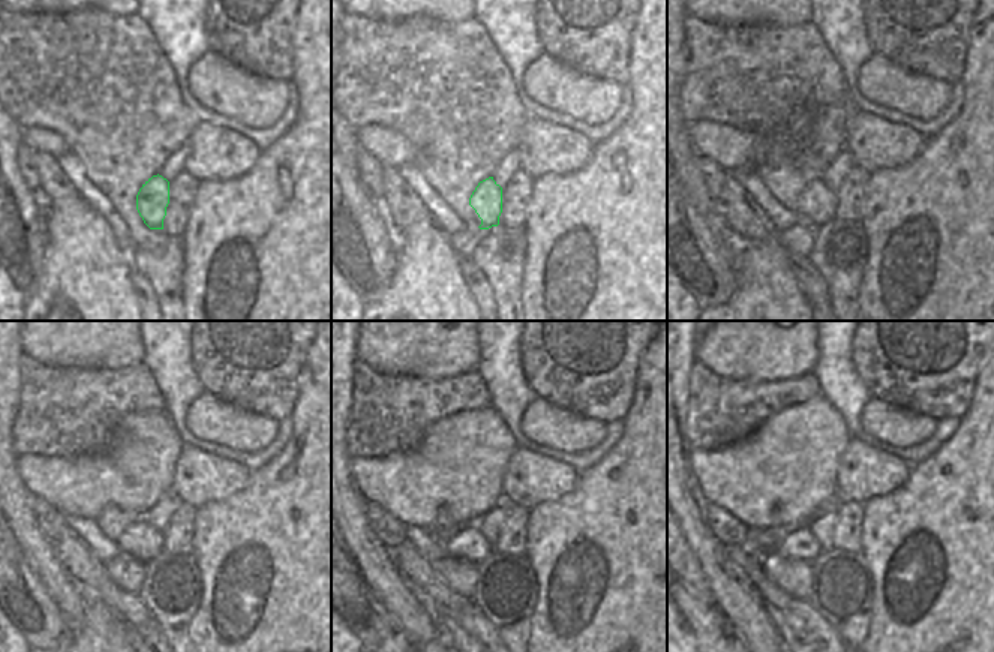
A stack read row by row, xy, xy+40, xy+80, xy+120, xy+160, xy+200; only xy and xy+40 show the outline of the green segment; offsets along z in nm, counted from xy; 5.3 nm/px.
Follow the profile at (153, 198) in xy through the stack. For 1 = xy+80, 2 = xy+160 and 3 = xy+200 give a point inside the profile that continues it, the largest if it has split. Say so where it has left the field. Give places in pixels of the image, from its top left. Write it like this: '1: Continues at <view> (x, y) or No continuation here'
1: Continues at xy+80 (822, 201)
2: Continues at xy+160 (479, 543)
3: Continues at xy+200 (811, 543)

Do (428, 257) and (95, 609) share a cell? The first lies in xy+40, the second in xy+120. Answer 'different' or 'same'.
same

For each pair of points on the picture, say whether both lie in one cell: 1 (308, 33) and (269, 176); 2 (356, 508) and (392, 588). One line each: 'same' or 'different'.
1: same
2: same

